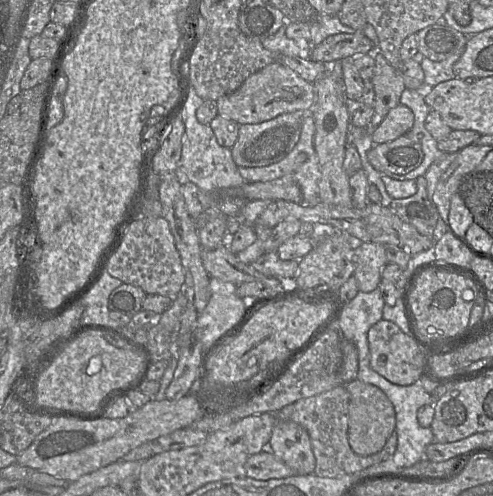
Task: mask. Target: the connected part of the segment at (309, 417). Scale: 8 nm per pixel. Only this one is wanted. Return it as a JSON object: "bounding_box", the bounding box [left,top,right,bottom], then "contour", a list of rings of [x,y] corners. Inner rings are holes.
{"bounding_box":[276,385,398,478],"contour":[[[345,385],[337,386],[327,392],[289,404],[276,413],[276,419],[292,421],[306,429],[316,460],[314,474],[318,477],[339,478],[343,475],[362,471],[388,460],[397,449],[398,436],[395,431],[380,452],[368,457],[362,457],[354,453],[348,442],[349,395]]]}

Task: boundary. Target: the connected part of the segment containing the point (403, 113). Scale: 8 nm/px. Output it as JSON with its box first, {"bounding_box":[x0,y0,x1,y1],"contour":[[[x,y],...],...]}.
{"bounding_box":[372,105,414,144],"contour":[[[405,105],[391,109],[381,124],[374,130],[372,138],[375,144],[393,141],[410,132],[414,124],[414,114]]]}

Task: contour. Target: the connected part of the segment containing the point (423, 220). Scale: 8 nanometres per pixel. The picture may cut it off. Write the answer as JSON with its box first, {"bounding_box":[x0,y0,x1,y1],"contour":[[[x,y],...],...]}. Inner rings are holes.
{"bounding_box":[390,176,440,238],"contour":[[[424,176],[418,177],[415,182],[417,192],[408,198],[393,199],[390,208],[400,219],[415,227],[420,234],[435,238],[435,229],[440,219],[439,212],[428,197]]]}

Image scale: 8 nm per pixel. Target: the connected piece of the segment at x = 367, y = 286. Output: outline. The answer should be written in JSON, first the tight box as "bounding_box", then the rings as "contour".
{"bounding_box":[354,242,387,292],"contour":[[[363,242],[354,250],[354,276],[358,289],[371,292],[378,288],[383,267],[387,264],[385,245]]]}

